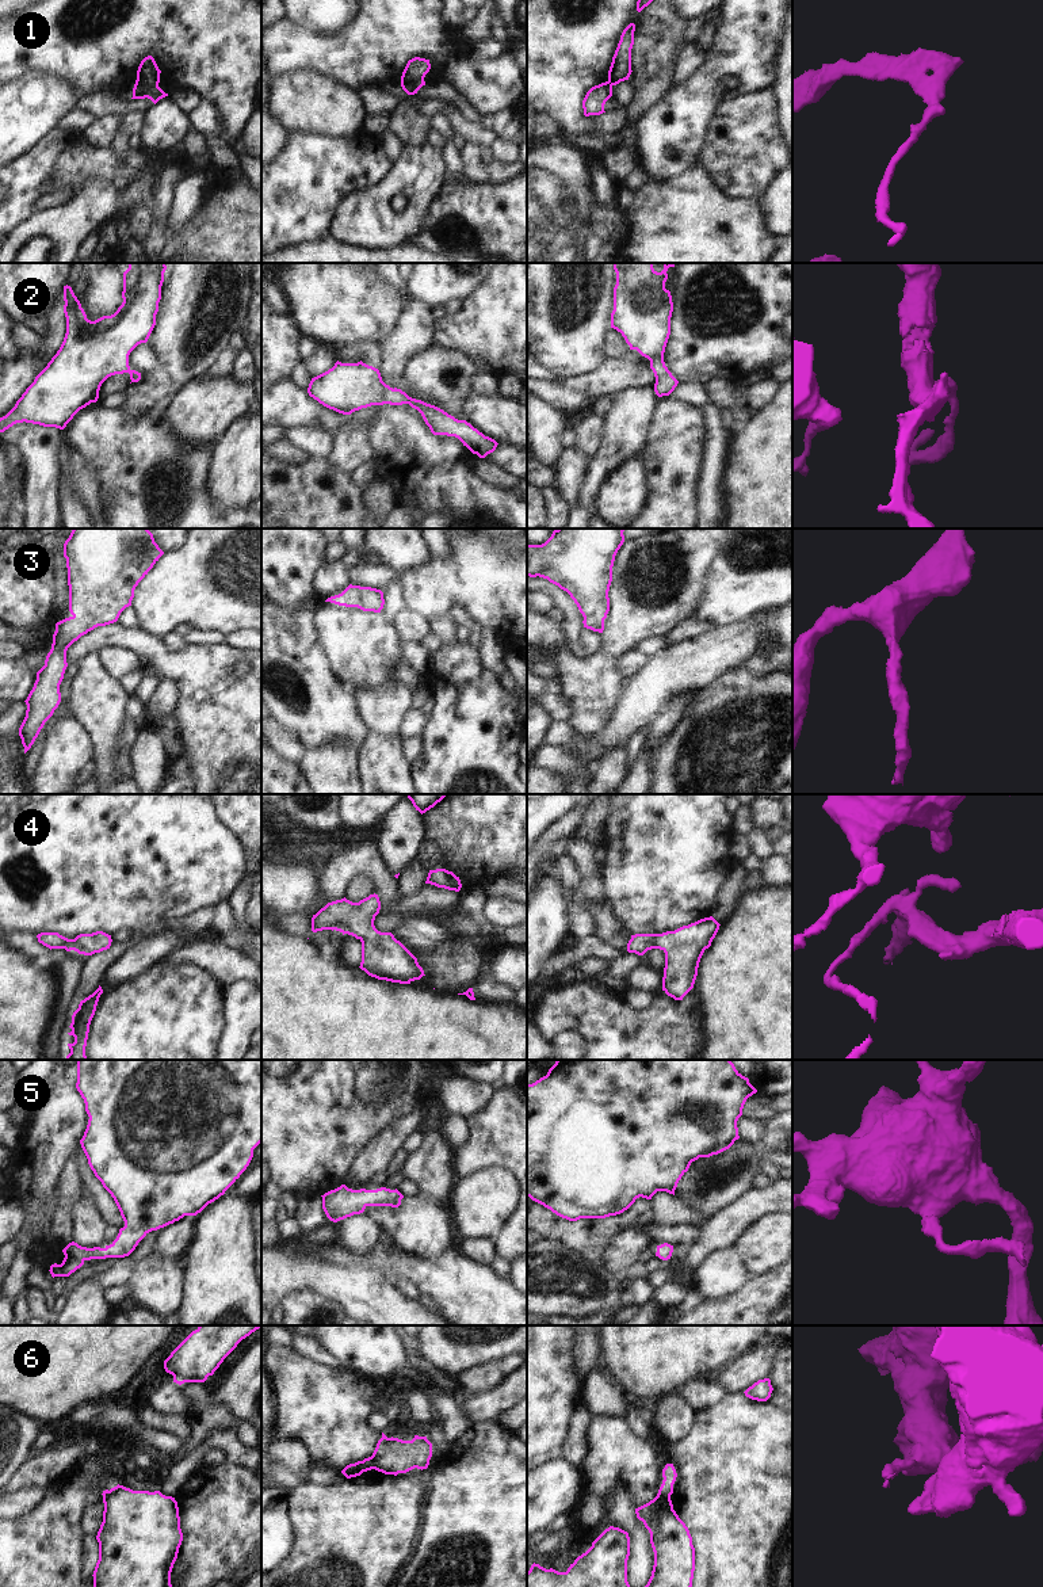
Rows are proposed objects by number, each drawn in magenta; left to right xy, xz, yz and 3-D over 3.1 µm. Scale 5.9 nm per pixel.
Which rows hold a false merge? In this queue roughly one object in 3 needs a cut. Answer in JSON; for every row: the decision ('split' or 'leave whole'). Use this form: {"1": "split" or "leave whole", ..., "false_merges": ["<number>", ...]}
{"1": "split", "2": "leave whole", "3": "leave whole", "4": "leave whole", "5": "leave whole", "6": "split", "false_merges": ["1", "6"]}

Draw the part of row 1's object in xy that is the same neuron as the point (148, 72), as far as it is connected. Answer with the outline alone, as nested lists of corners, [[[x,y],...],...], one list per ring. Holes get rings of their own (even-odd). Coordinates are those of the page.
[[[148,56],[141,61],[138,66],[135,83],[158,85],[160,73],[161,70],[158,69],[154,58],[152,56]]]

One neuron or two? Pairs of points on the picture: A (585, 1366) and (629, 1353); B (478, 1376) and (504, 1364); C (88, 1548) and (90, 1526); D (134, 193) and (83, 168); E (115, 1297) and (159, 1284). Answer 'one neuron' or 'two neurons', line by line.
A: two neurons
B: one neuron
C: two neurons
D: two neurons
E: two neurons

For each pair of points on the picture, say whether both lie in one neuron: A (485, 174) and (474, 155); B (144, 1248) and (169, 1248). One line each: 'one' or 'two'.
A: one
B: two

